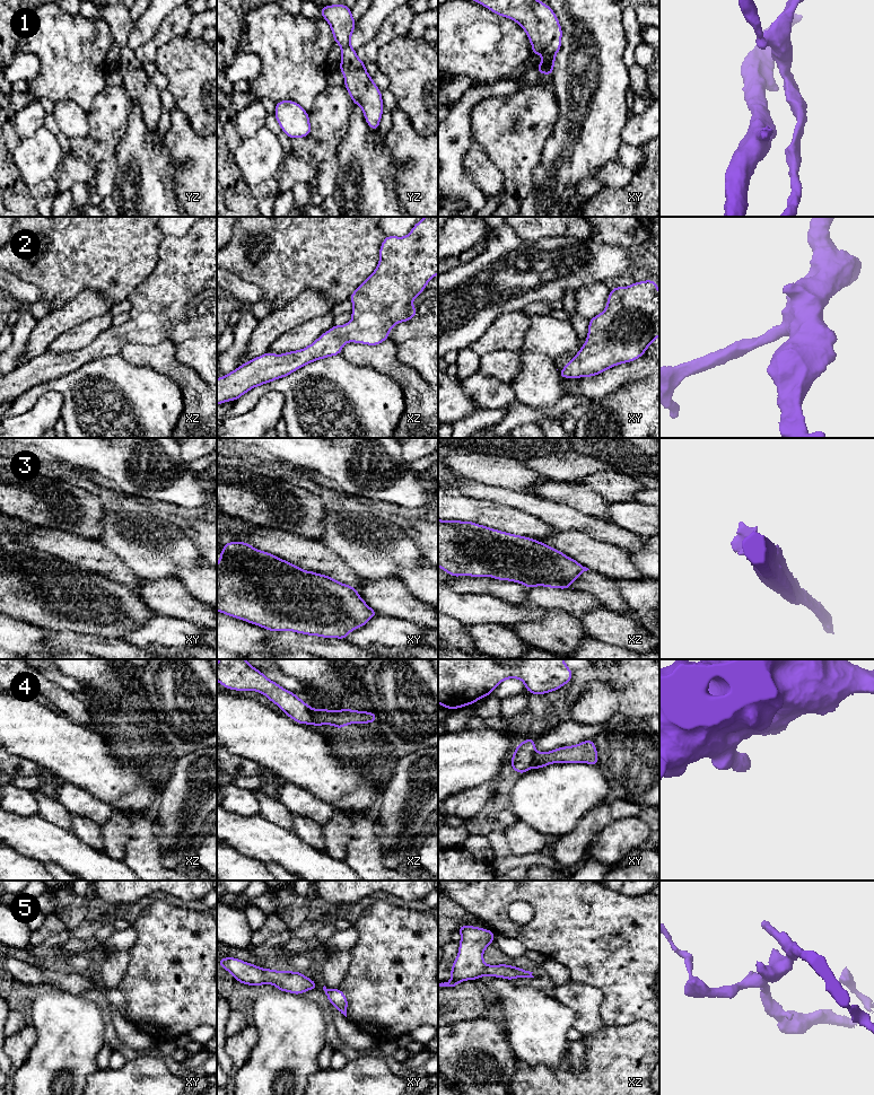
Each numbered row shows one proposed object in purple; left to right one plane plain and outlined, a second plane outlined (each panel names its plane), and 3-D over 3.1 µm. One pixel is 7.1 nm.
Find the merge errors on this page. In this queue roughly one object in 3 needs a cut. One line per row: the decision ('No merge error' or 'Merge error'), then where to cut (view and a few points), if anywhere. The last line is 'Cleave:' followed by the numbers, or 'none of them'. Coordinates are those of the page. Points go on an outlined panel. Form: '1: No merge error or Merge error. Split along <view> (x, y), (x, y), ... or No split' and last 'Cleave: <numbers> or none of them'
1: No merge error. No split
2: No merge error. No split
3: No merge error. No split
4: Merge error. Split along xy (535, 751), (531, 767)
5: No merge error. No split
Cleave: 4

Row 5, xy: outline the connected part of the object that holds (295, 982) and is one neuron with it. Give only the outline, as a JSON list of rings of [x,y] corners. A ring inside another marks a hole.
[[[235,957],[220,958],[220,967],[227,970],[238,982],[247,986],[273,984],[280,991],[301,995],[317,988],[316,982],[299,971],[277,971],[262,969]]]

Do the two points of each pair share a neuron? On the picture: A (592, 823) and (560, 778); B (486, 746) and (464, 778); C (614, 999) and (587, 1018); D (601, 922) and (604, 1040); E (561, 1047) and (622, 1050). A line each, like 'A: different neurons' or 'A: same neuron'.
A: different neurons
B: same neuron
C: different neurons
D: different neurons
E: different neurons

